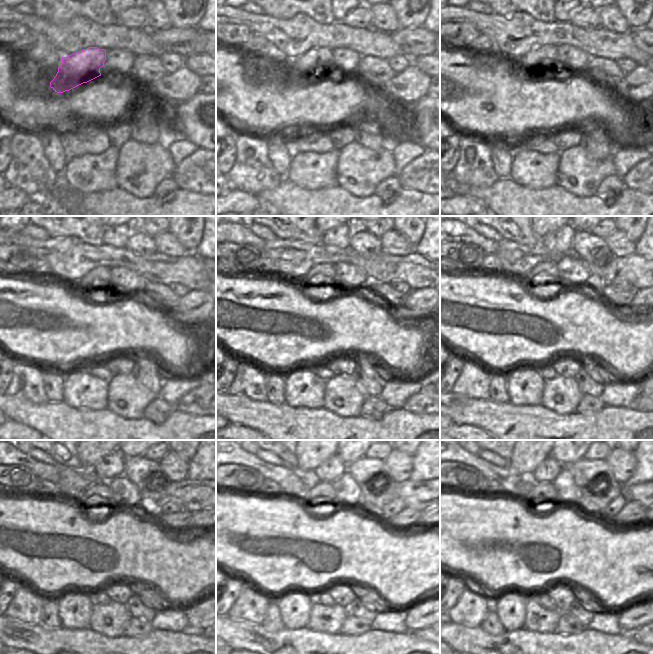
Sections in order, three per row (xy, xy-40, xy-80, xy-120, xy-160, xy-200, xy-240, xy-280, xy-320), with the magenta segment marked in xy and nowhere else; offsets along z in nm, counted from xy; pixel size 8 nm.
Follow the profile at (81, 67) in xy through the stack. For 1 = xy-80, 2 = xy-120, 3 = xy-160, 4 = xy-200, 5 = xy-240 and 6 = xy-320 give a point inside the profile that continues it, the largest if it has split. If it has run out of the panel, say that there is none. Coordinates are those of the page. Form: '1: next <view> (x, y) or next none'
1: next xy-80 (538, 58)
2: next xy-120 (99, 276)
3: next xy-160 (323, 273)
4: next xy-200 (546, 271)
5: next xy-240 (101, 492)
6: next xy-320 (543, 491)

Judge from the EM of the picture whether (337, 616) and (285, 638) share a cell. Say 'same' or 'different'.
different

